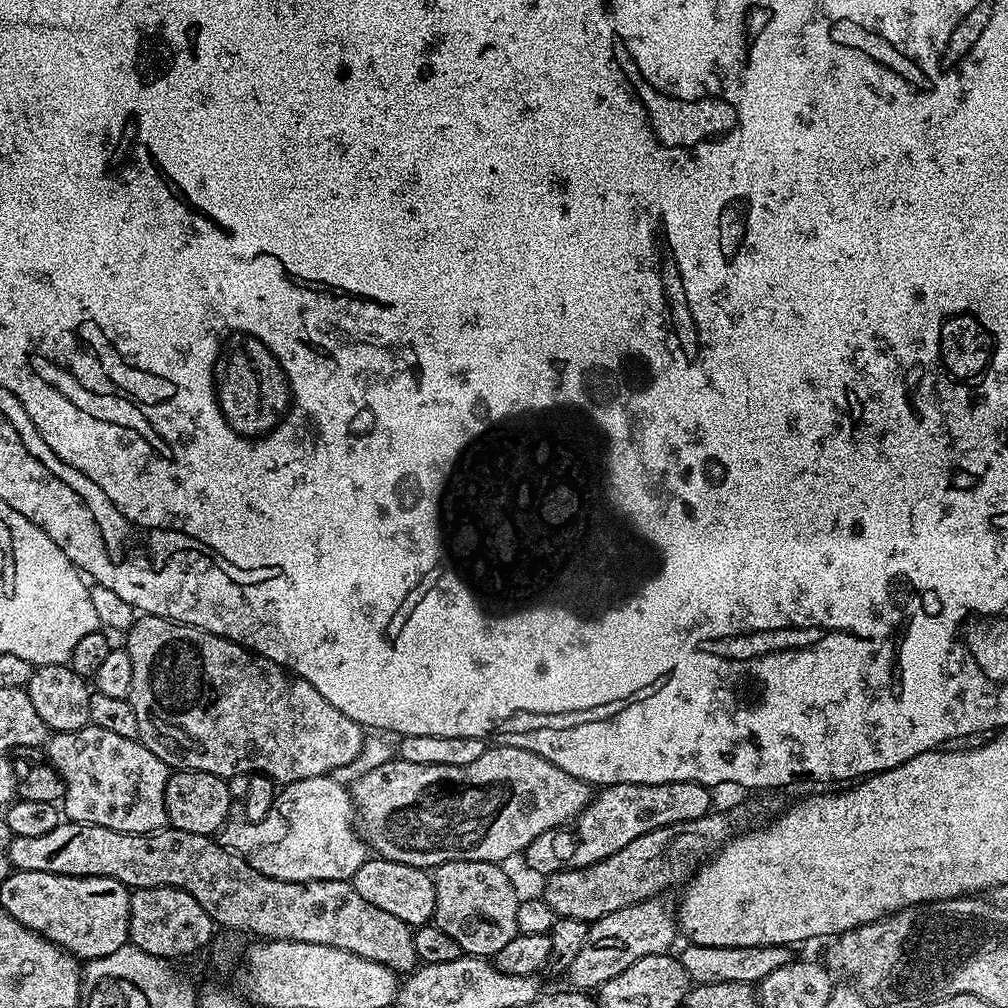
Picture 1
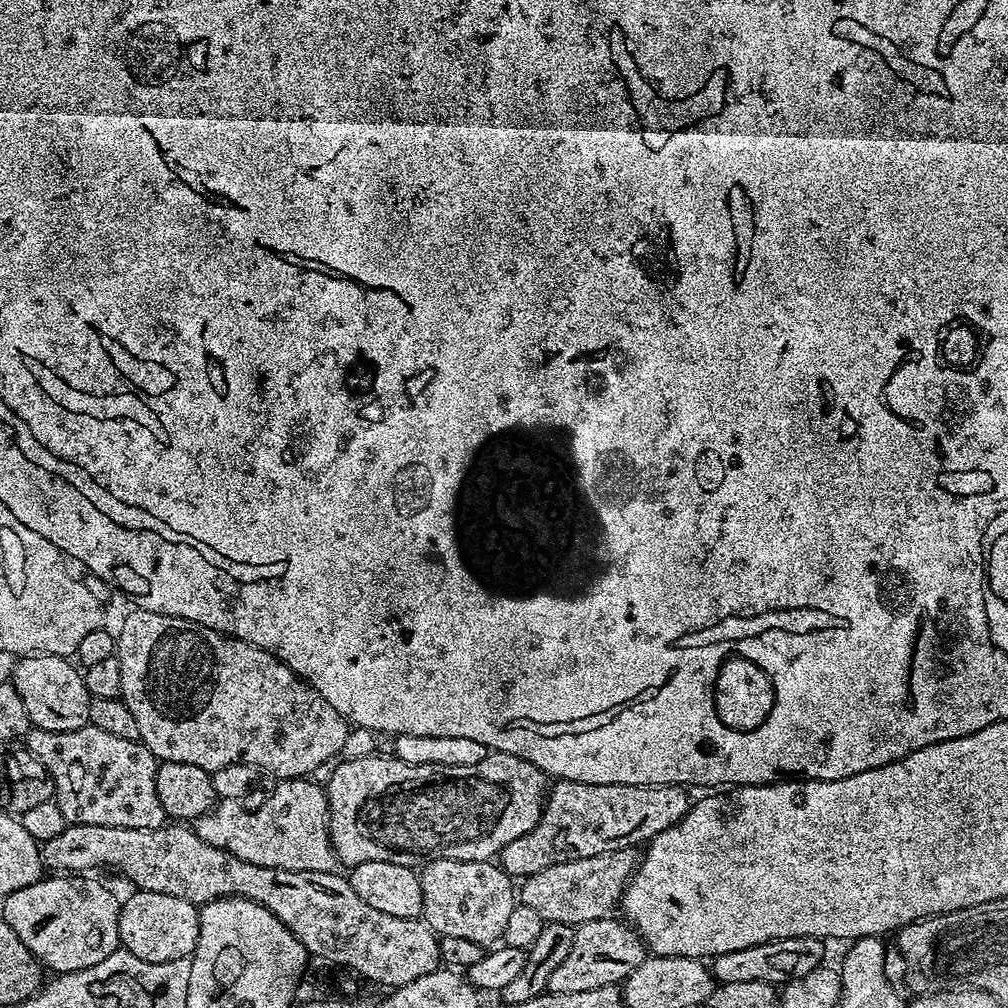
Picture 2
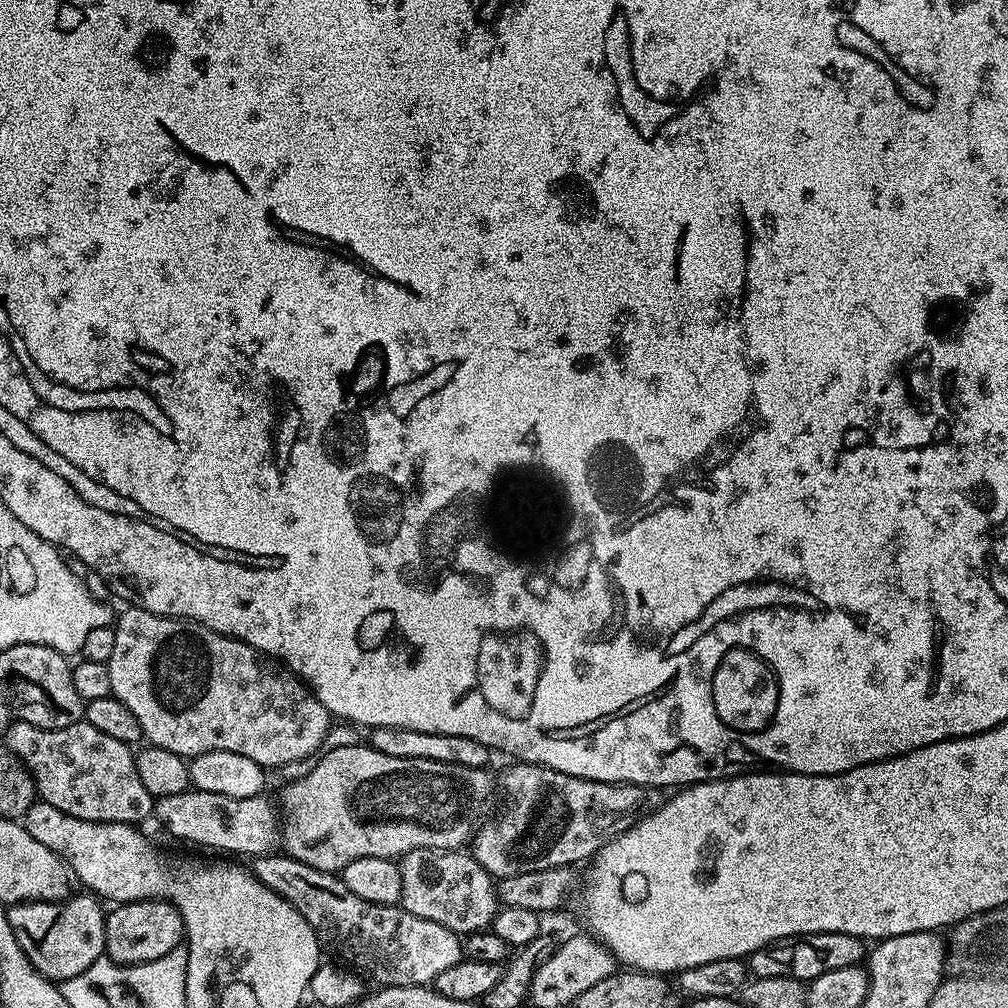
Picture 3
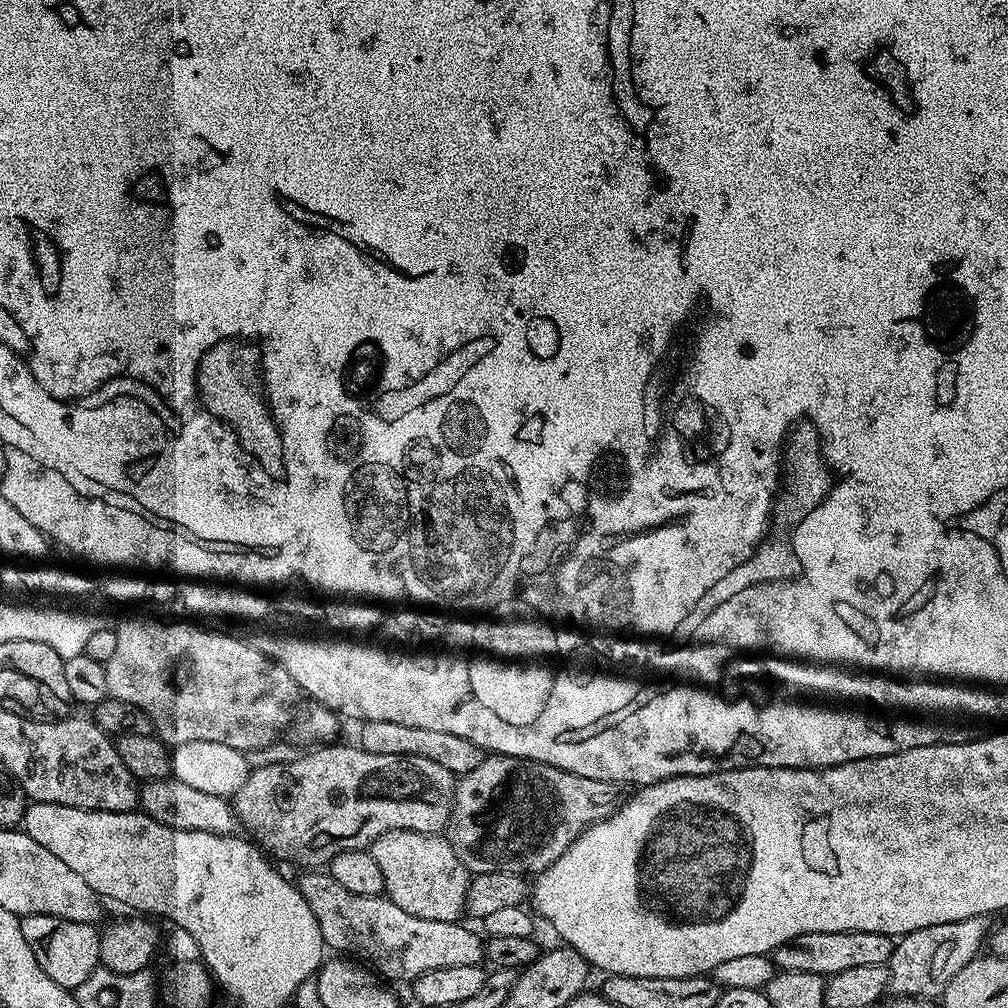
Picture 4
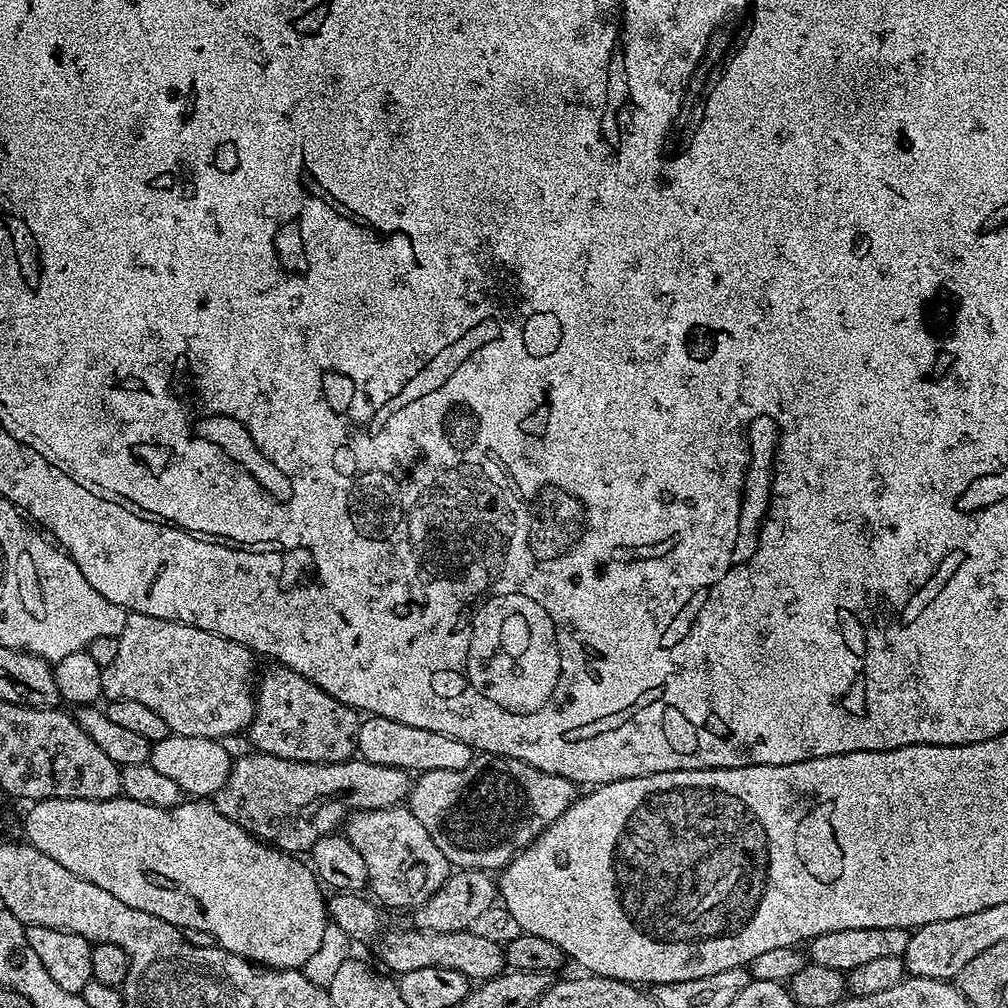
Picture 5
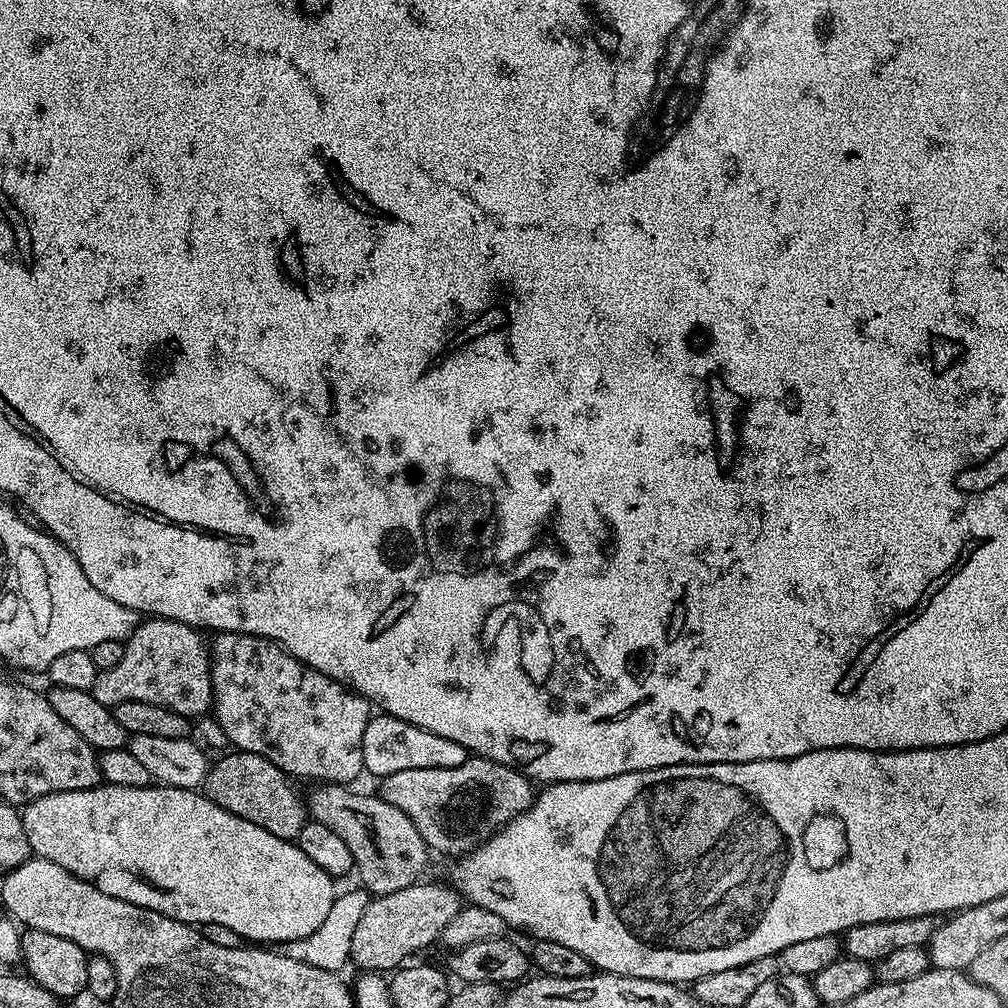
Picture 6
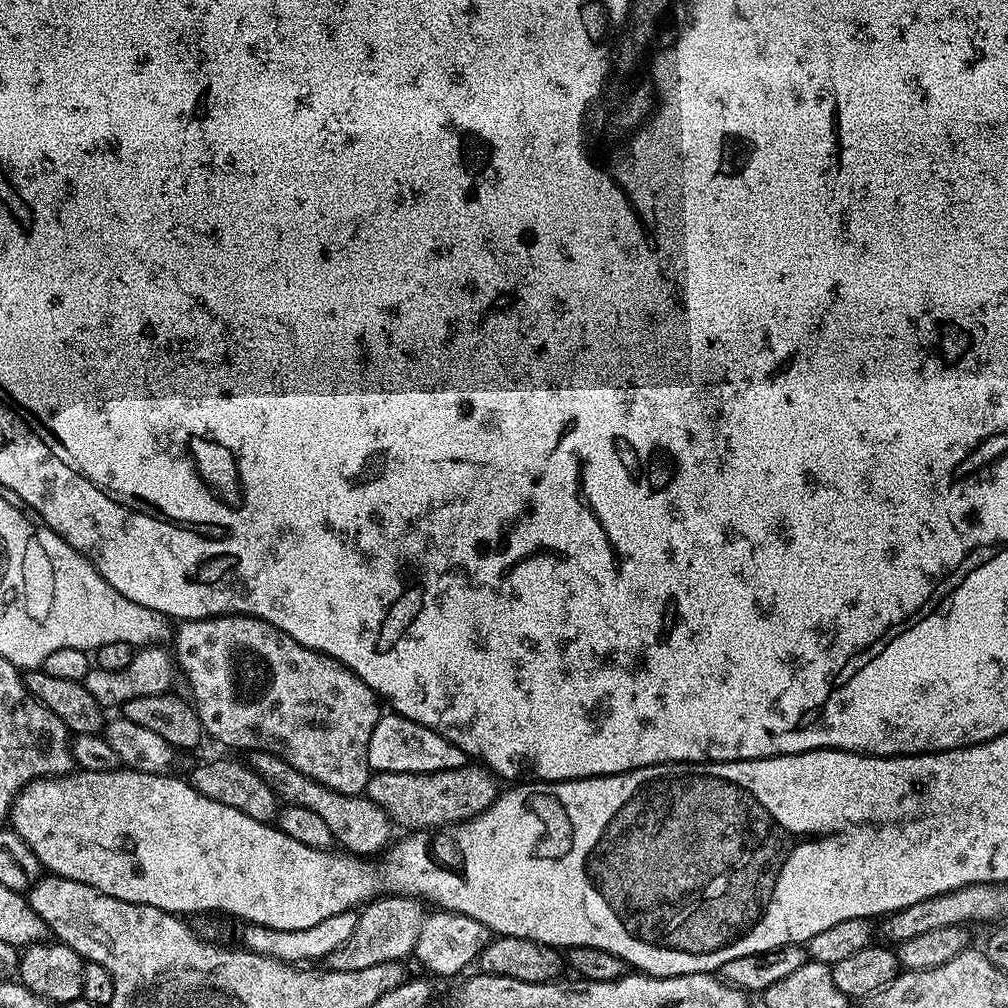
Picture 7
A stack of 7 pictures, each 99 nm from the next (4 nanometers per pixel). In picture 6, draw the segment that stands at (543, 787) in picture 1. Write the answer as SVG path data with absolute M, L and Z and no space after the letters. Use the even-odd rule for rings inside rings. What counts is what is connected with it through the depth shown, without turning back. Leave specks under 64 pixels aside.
M232 750L219 758L221 760L217 764L215 761L209 767L202 785L202 791L205 796L210 798L210 802L222 806L222 810L230 810L230 814L238 814L238 818L246 818L246 822L254 822L254 826L262 826L262 830L270 830L270 834L274 834L278 838L295 841L310 817L305 797L302 792L300 796L299 790L292 785L295 784L293 777L278 766L274 766L274 762L270 762L253 752Z

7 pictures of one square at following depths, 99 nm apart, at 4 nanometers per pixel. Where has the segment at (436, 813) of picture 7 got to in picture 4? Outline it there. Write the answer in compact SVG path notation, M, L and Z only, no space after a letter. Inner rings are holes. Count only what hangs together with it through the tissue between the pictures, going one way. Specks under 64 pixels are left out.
M495 754L485 755L482 766L478 770L470 770L470 774L459 777L456 782L456 796L452 799L452 816L448 819L446 829L447 839L452 841L454 854L464 865L468 867L469 873L479 874L482 872L518 872L521 874L539 874L555 862L571 846L579 836L586 831L590 825L597 824L600 820L607 820L622 803L621 785L609 780L599 780L598 778L582 778L582 774L570 774L566 770L558 770L549 764L539 764L533 760L523 760L517 756L497 756Z

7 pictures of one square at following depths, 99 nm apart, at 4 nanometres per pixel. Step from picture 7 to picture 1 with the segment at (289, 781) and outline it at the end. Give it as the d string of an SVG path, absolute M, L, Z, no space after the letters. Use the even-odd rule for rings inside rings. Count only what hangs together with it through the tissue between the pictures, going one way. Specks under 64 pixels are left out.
M451 860L435 869L436 882L436 914L434 923L437 928L446 930L454 942L460 944L461 953L481 958L495 958L498 950L506 946L518 935L518 906L521 897L516 896L516 888L512 880L503 872L499 863L478 862L477 860Z

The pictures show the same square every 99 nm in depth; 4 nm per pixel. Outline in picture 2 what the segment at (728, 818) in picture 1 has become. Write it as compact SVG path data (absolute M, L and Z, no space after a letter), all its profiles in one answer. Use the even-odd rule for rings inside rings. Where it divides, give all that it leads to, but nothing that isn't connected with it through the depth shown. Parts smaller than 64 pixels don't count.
M635 847L619 848L616 852L594 854L590 858L578 858L570 862L553 862L538 874L523 877L518 888L519 903L538 910L545 922L562 922L579 926L601 920L617 911L624 887L636 871L638 852Z

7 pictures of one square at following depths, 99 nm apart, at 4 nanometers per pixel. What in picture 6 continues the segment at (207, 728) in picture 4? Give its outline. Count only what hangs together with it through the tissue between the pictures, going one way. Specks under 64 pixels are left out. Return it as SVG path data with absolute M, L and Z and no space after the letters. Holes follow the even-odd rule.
M148 618L137 623L136 629L128 637L122 659L118 666L105 672L97 672L96 681L92 687L94 698L102 702L102 706L113 708L118 702L154 702L154 706L166 706L178 714L189 718L200 716L213 707L212 702L212 662L210 648L197 629L177 620L163 618Z

